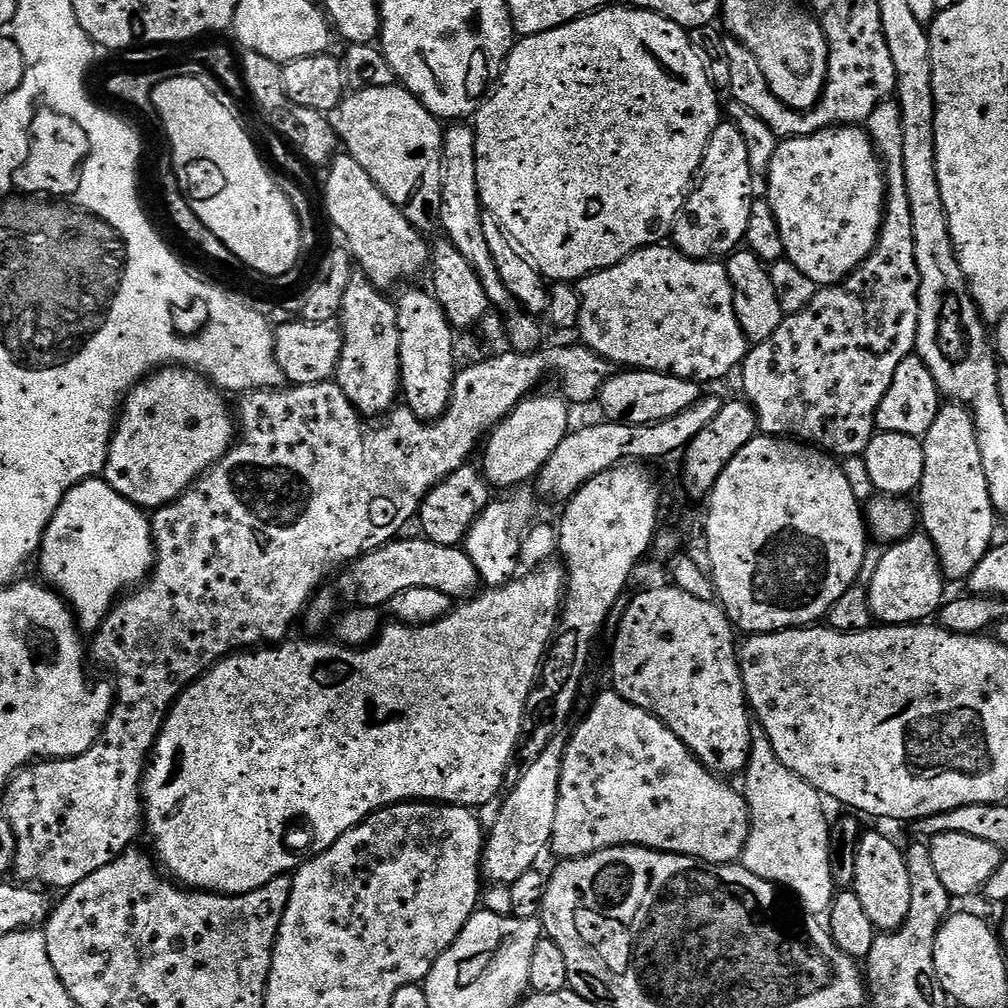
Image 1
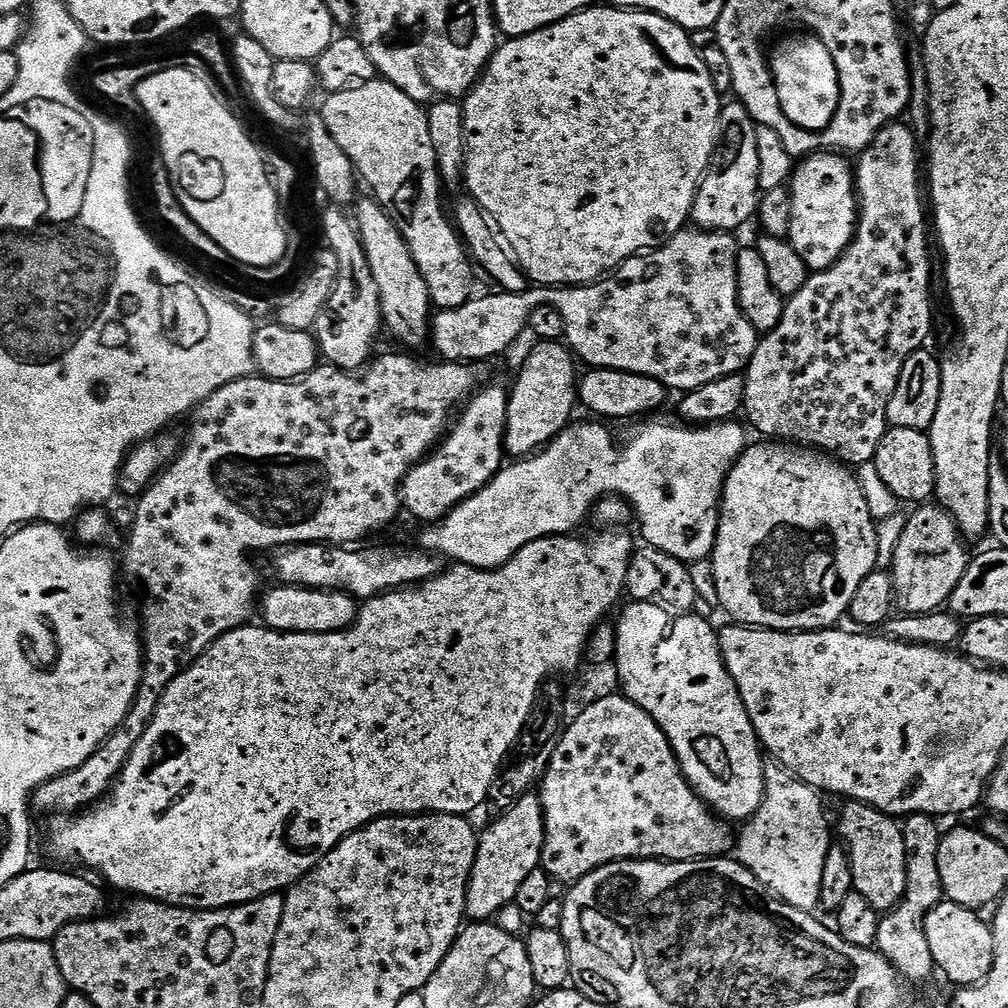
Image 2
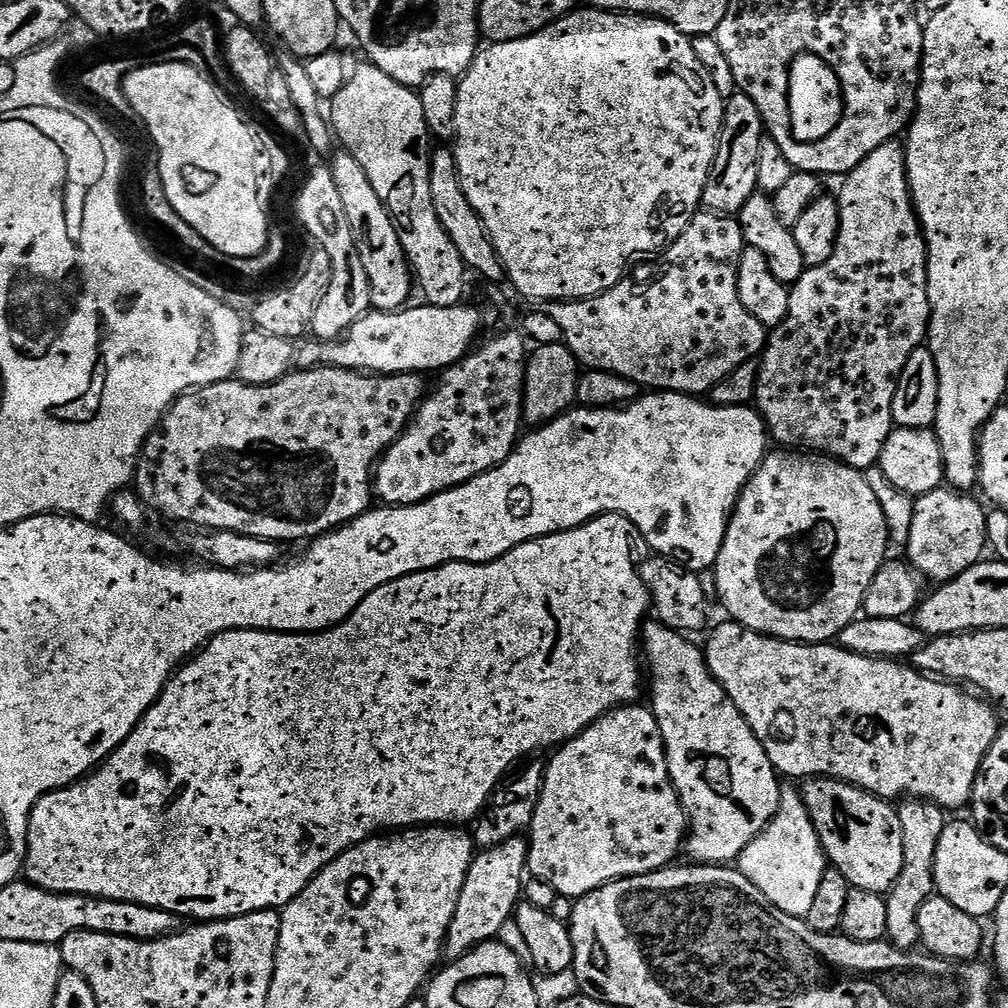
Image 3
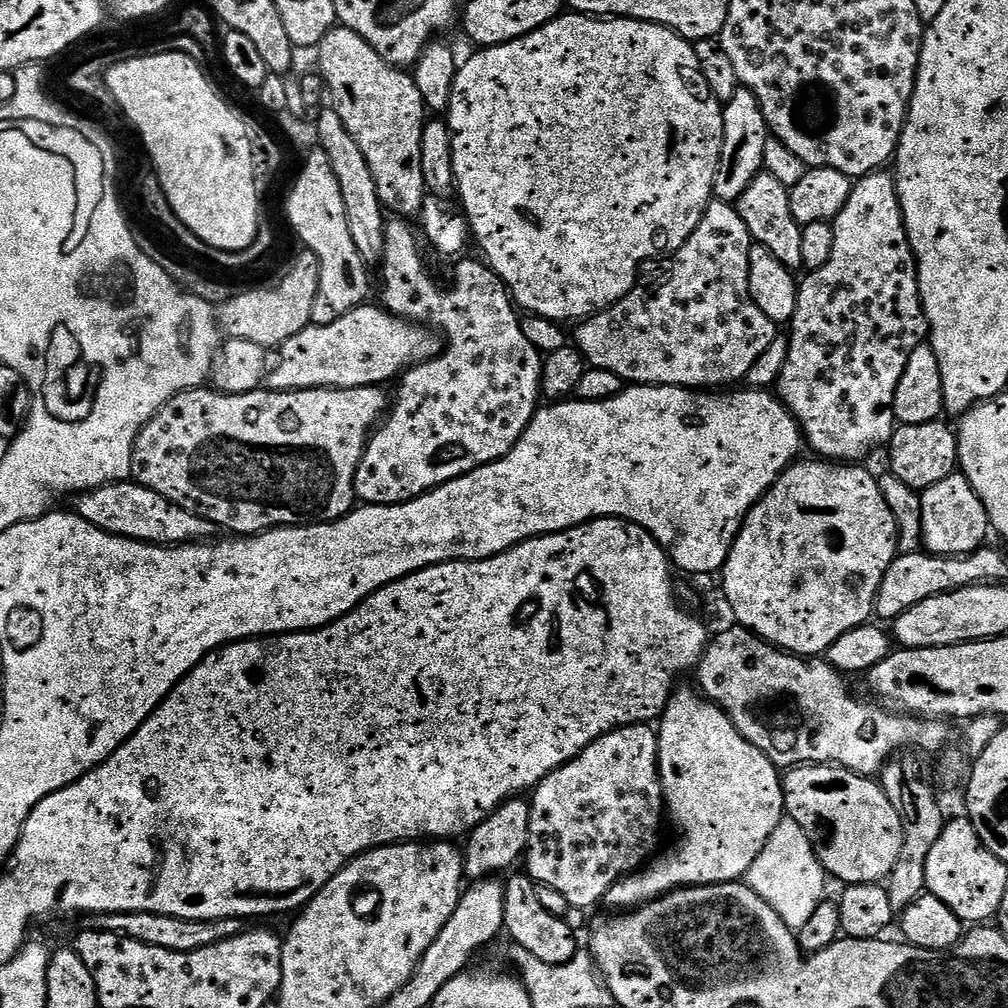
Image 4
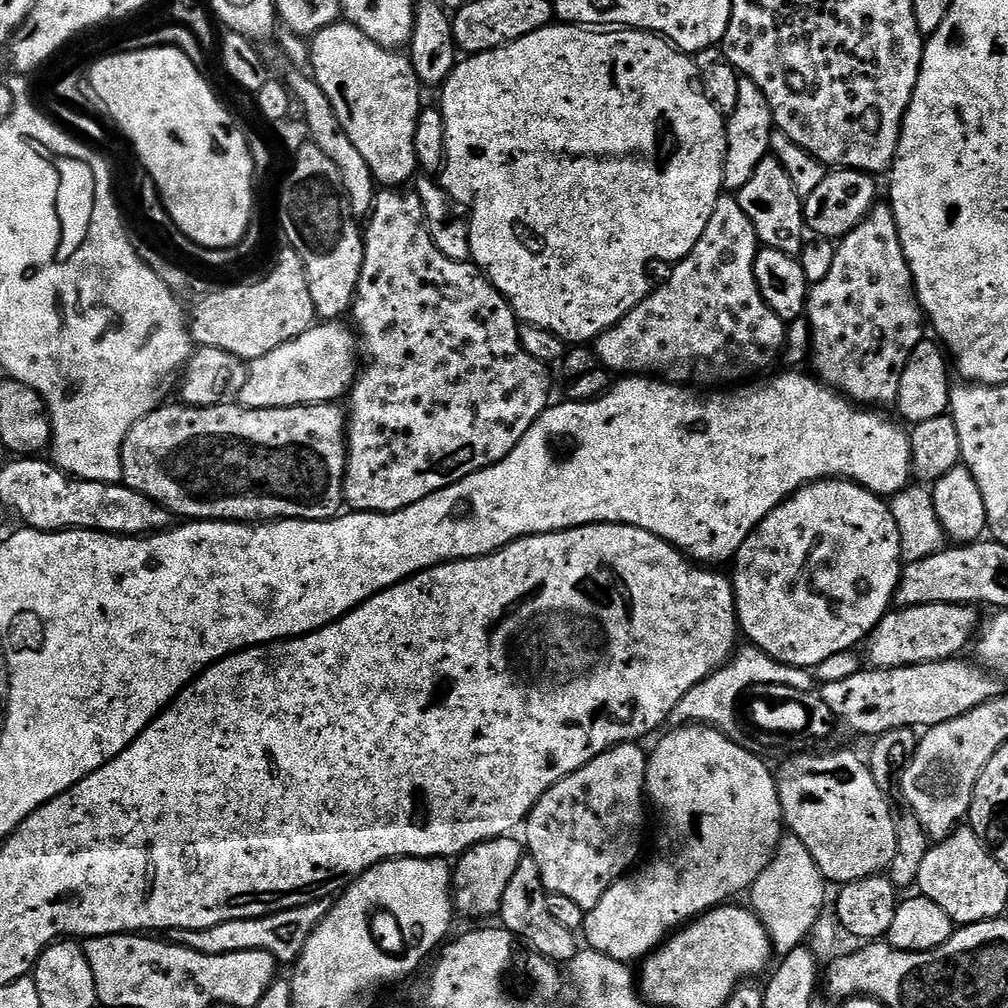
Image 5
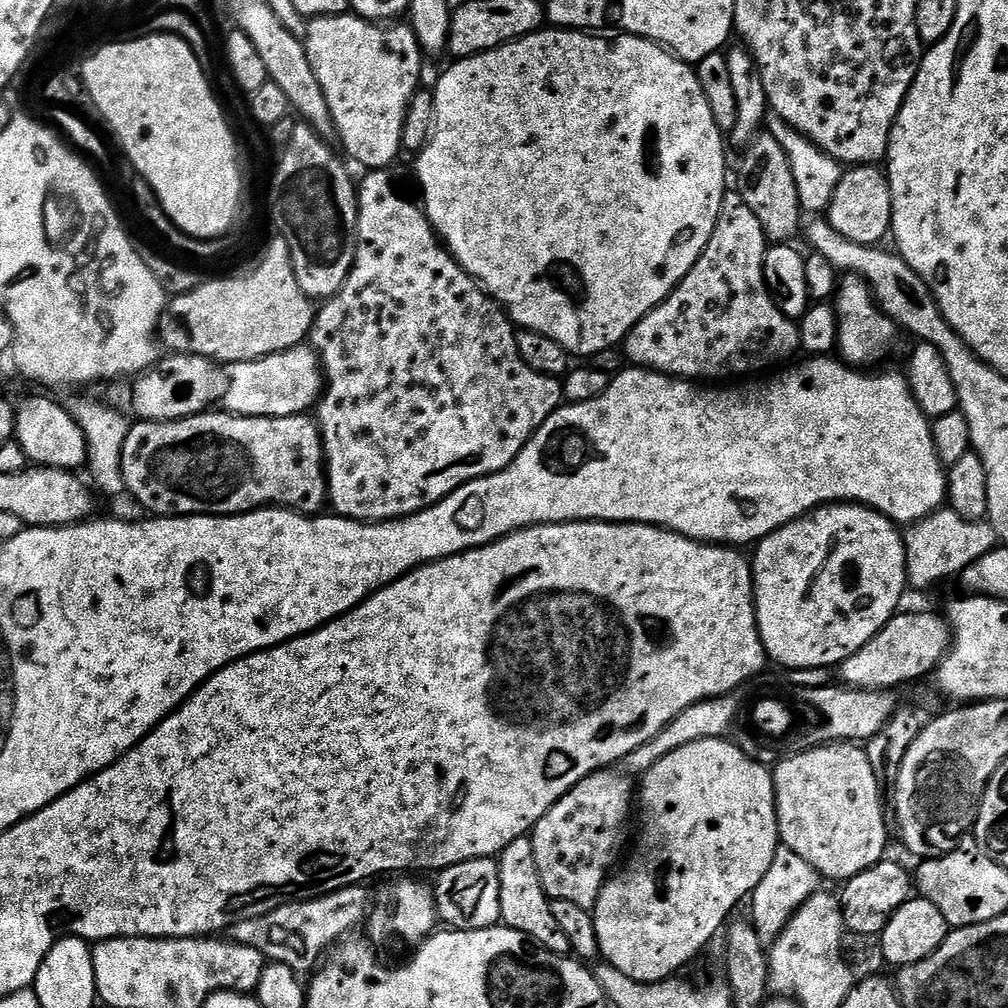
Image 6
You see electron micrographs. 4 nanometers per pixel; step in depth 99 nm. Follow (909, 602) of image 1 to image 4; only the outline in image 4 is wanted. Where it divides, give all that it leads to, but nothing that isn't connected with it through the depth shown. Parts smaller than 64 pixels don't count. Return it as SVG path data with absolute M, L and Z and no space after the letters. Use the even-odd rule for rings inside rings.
M953 474L942 478L942 482L934 482L934 486L920 492L922 506L923 547L934 556L969 556L985 547L987 536L990 536L990 525L986 506L982 506L982 498L970 486L970 482L962 474Z

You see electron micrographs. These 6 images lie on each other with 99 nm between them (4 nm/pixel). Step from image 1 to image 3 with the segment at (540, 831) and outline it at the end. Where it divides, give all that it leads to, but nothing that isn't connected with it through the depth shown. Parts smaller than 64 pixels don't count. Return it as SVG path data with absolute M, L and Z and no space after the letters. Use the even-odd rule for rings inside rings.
M524 838L507 840L497 848L477 851L472 857L472 865L466 874L454 918L448 927L442 953L445 961L460 960L479 944L487 944L499 937L502 926L513 919L521 903L528 872L528 841Z

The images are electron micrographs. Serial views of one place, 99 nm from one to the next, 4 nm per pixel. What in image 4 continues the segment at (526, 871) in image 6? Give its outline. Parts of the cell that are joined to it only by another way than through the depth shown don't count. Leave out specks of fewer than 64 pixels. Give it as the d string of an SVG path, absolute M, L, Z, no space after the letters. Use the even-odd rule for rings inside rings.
M527 874L521 876L509 875L504 884L504 927L511 943L518 946L526 946L534 958L542 958L542 962L557 966L571 965L576 957L578 945L572 928L567 919L550 914L550 910L542 907L541 900L536 893L537 883Z

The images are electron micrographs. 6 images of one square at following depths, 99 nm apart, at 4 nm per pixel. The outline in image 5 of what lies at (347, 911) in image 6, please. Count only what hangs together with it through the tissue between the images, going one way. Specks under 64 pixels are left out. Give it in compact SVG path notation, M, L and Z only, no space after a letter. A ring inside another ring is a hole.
M327 899L316 900L313 904L303 904L290 910L271 912L269 916L259 916L249 920L231 920L230 922L222 922L218 926L210 926L193 932L176 930L171 933L170 940L171 943L183 944L185 948L207 956L262 950L274 957L277 965L288 964L287 966L292 966L302 954L306 938L318 926L320 919L328 913L329 907Z

